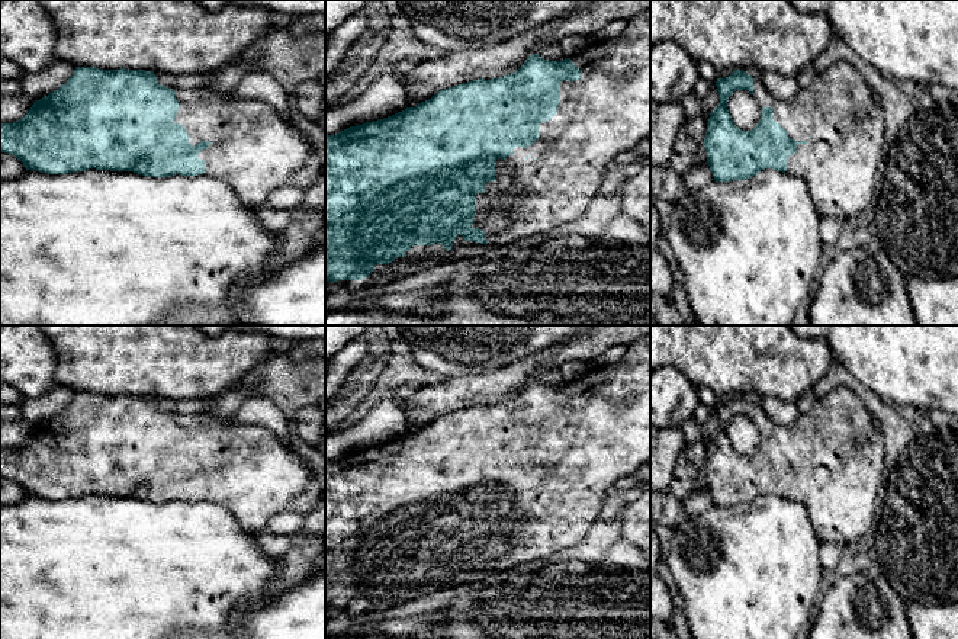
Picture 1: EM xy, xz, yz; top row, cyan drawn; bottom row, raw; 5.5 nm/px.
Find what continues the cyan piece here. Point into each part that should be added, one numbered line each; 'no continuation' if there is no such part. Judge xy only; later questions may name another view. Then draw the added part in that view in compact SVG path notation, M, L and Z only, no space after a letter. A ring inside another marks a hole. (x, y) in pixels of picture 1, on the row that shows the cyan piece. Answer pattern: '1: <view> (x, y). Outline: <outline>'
1: xy (254, 150). Outline: M173 89L180 103L174 123L186 128L189 142L193 145L200 141L212 142L197 154L205 161L206 171L197 176L209 176L231 186L237 198L247 206L257 208L264 203L269 195L280 186L290 183L292 176L302 167L311 152L311 141L295 123L287 122L271 105L264 100L234 100L222 93L197 89Z

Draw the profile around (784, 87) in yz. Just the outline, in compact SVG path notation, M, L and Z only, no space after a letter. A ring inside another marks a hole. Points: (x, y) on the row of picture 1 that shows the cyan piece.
M766 71L761 80L768 91L782 102L793 100L800 90L795 76L781 76L774 71Z

